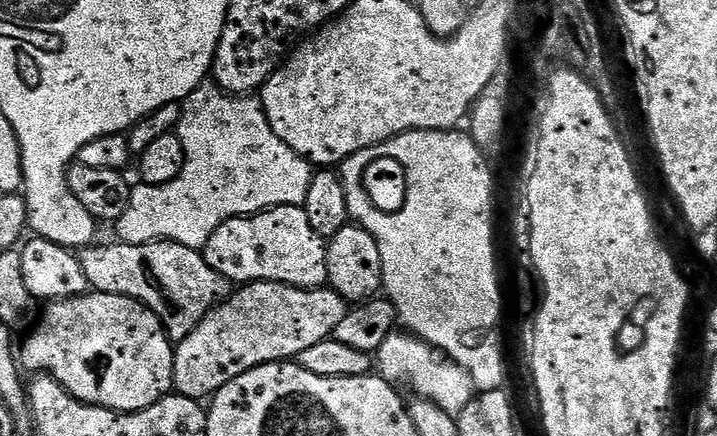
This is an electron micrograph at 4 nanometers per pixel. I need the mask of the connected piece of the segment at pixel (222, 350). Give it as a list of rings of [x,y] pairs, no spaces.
[[[258,280],[255,284],[237,287],[227,300],[223,300],[213,312],[202,318],[202,322],[198,322],[196,329],[185,340],[175,345],[172,379],[175,391],[192,400],[207,401],[218,390],[222,390],[226,382],[234,382],[238,374],[246,374],[246,370],[254,370],[263,364],[278,364],[299,358],[302,350],[329,339],[335,333],[338,322],[346,318],[349,310],[349,301],[343,300],[335,290],[327,286],[295,288],[289,284]]]

